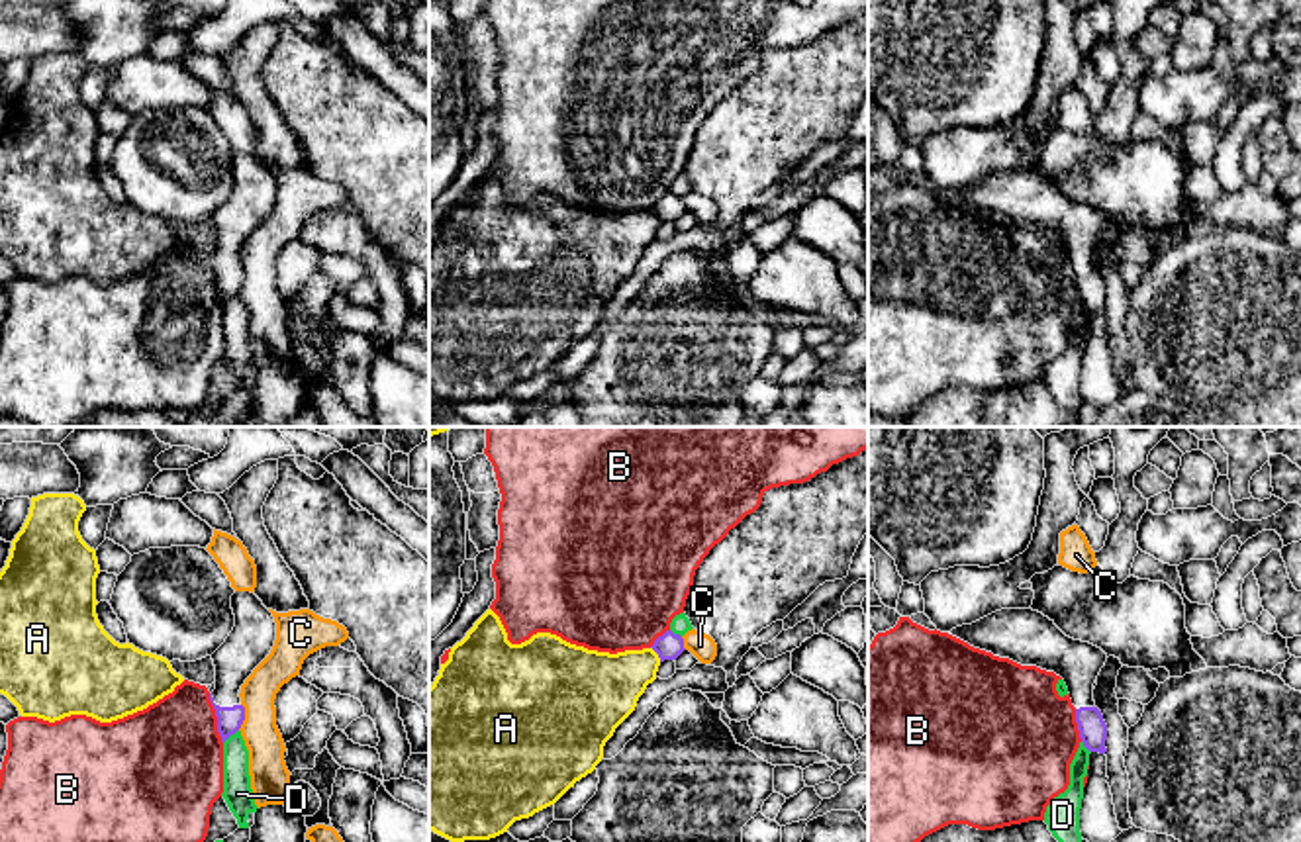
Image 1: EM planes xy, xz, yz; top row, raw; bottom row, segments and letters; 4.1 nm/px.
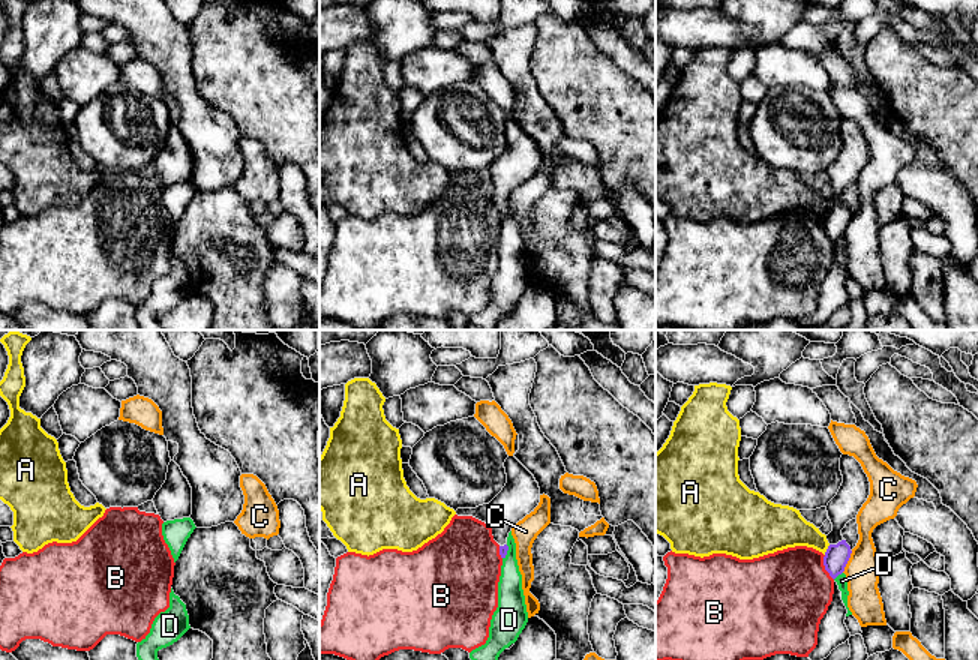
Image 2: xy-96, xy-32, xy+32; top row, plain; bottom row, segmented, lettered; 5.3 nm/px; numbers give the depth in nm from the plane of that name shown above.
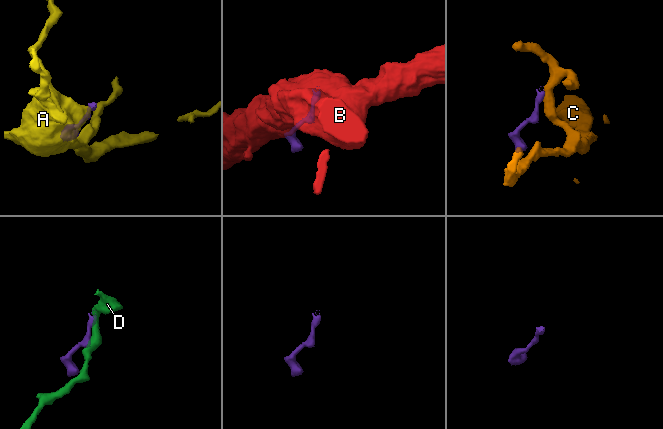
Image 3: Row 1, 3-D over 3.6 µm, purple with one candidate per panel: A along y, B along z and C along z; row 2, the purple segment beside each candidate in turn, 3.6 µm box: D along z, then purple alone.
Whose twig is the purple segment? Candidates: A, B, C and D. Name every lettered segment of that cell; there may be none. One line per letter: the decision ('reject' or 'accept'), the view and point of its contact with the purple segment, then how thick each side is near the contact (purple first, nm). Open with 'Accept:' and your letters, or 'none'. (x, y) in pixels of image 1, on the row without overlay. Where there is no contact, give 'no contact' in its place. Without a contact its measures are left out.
Accept: none
A: reject; contact xz (657, 214); calibres 110 and 280 nm
B: reject; contact xy (218, 280); calibres 110 and 440 nm
C: reject; contact xy (243, 279); calibres 110 and 160 nm
D: reject; contact xy (230, 296); calibres 110 and 120 nm

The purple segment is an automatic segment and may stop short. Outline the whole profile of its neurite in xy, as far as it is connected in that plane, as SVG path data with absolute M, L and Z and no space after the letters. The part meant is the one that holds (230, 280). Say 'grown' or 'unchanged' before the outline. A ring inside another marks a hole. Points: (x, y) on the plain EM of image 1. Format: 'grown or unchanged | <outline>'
grown | M251 153L231 157L235 188L225 204L212 215L216 251L210 262L217 278L221 304L235 296L245 282L239 251L253 231L270 215L276 202L272 174Z

